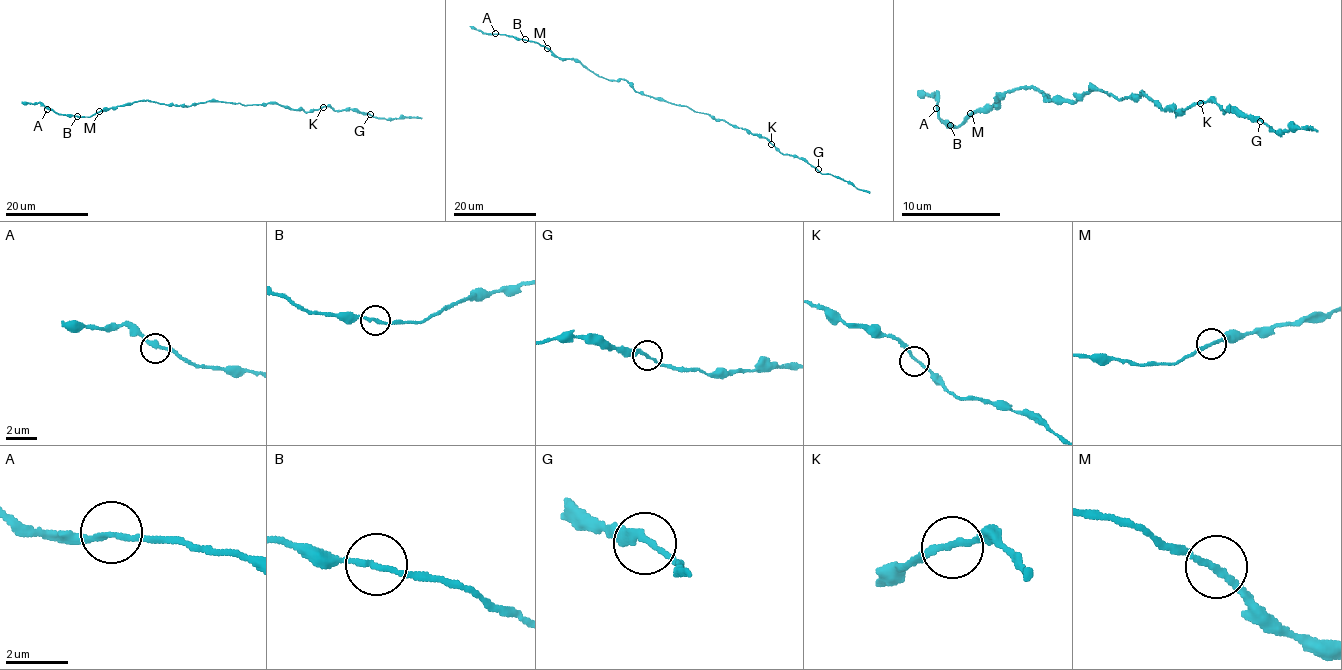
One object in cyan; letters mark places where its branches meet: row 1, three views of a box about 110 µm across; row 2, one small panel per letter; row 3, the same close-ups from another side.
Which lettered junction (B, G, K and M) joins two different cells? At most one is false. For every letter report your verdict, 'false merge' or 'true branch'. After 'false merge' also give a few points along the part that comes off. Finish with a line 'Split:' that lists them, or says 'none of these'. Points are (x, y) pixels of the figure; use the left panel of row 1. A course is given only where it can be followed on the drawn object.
B: true branch
G: true branch
K: true branch
M: true branch
Split: none of these

